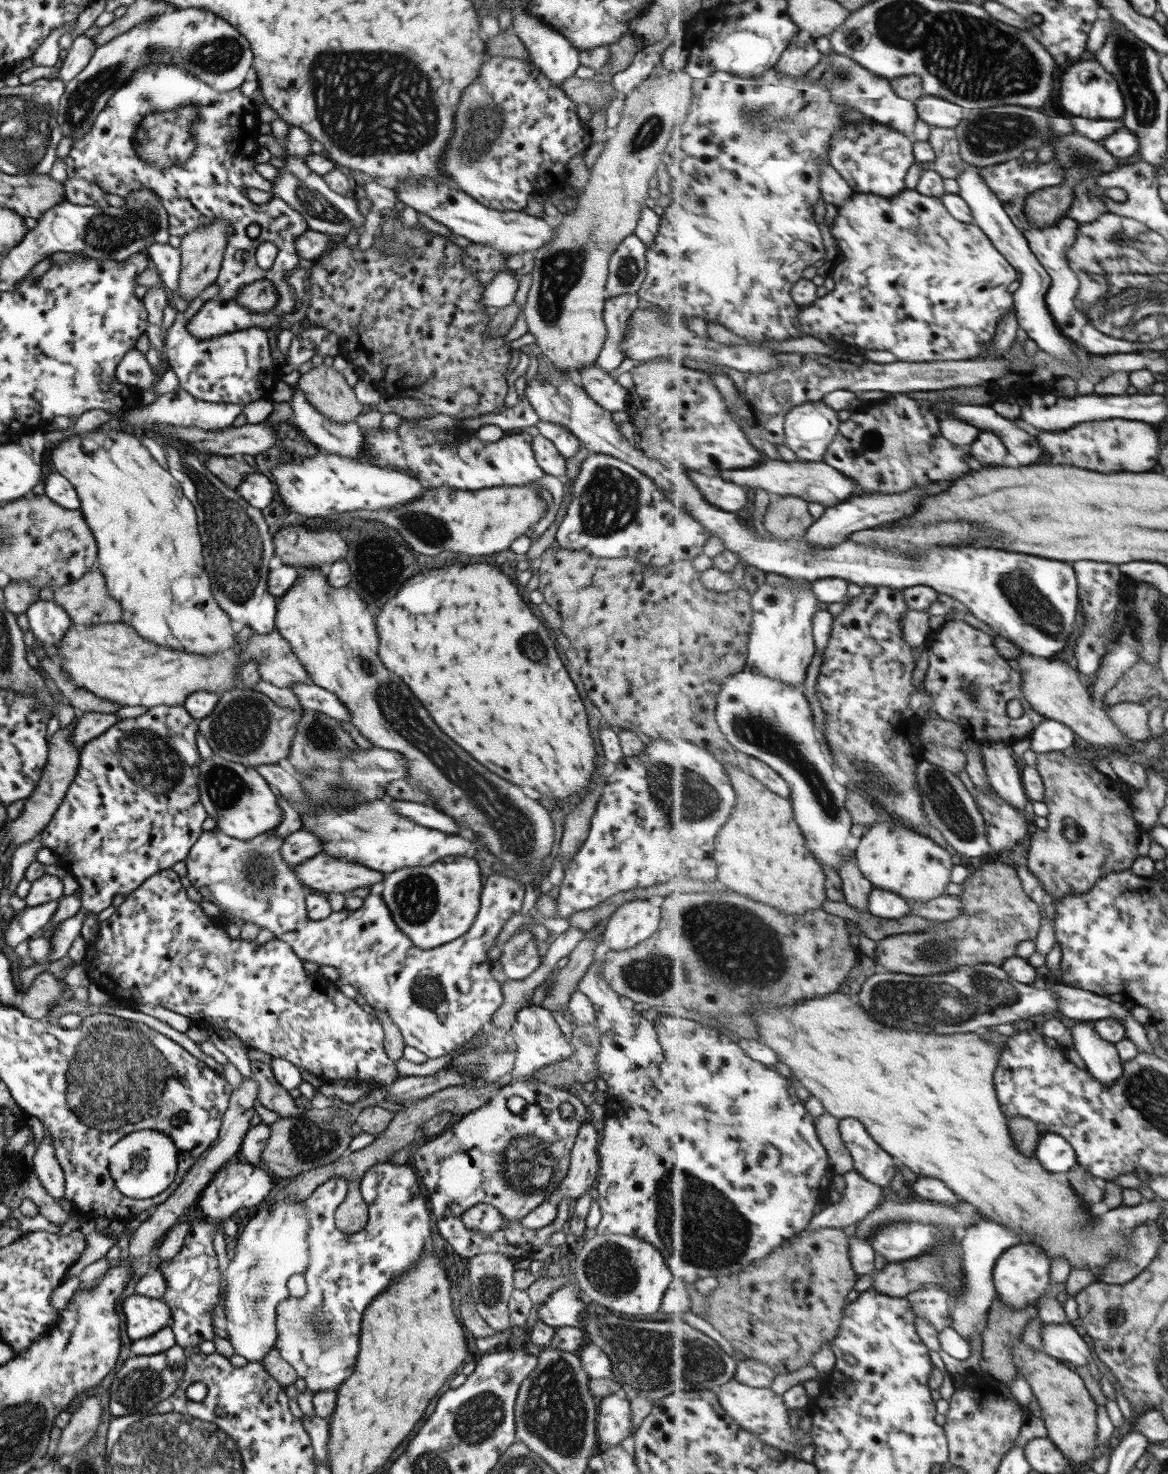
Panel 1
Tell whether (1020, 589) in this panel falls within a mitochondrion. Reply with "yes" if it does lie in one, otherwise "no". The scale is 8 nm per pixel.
yes

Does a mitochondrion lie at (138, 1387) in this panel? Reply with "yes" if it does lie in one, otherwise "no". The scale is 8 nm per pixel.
yes

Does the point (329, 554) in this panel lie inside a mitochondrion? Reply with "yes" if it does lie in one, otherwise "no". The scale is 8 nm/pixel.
no

